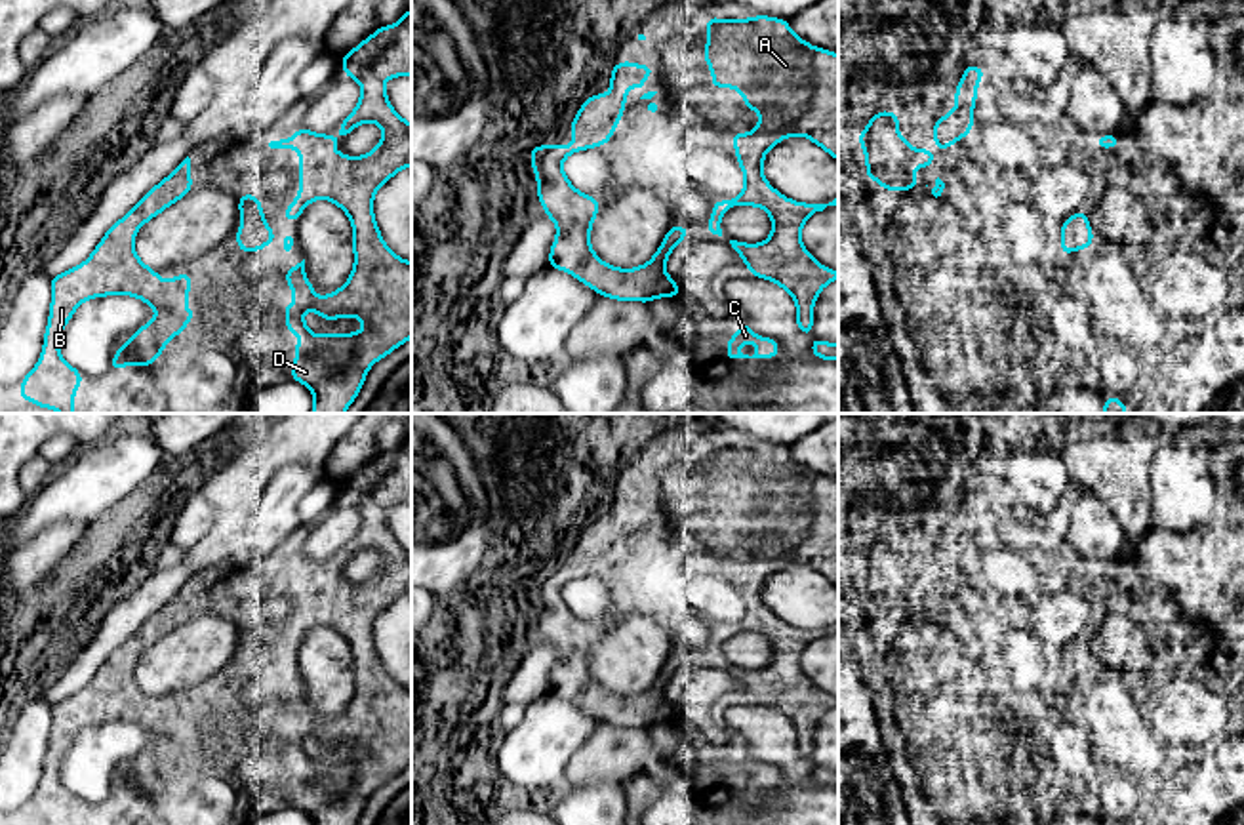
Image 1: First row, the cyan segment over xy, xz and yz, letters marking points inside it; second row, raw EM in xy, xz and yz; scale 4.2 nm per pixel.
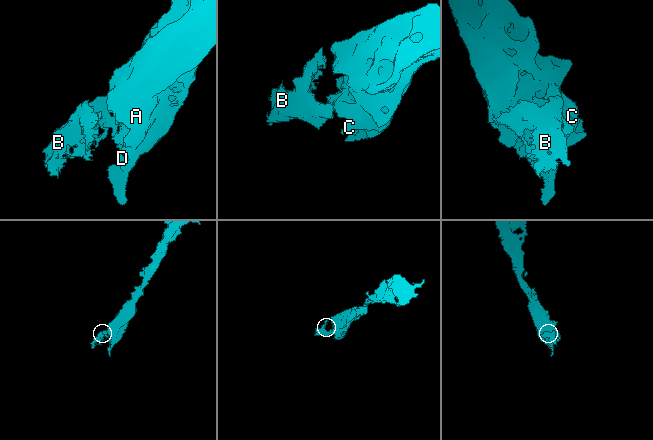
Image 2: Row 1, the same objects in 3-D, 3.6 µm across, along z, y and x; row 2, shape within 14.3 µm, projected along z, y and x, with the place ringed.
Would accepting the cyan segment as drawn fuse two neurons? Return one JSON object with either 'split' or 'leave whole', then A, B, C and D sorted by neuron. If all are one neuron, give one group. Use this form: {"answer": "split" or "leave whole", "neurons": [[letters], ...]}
{"answer": "leave whole", "neurons": [["A", "B", "C", "D"]]}

